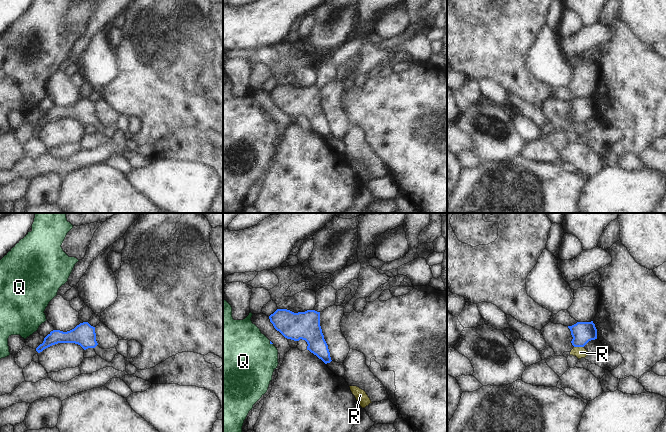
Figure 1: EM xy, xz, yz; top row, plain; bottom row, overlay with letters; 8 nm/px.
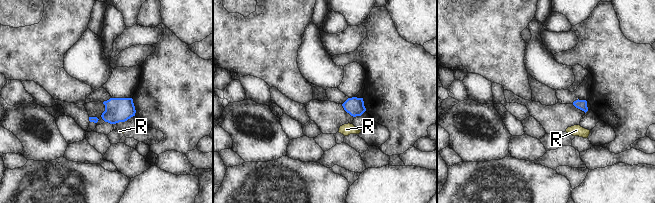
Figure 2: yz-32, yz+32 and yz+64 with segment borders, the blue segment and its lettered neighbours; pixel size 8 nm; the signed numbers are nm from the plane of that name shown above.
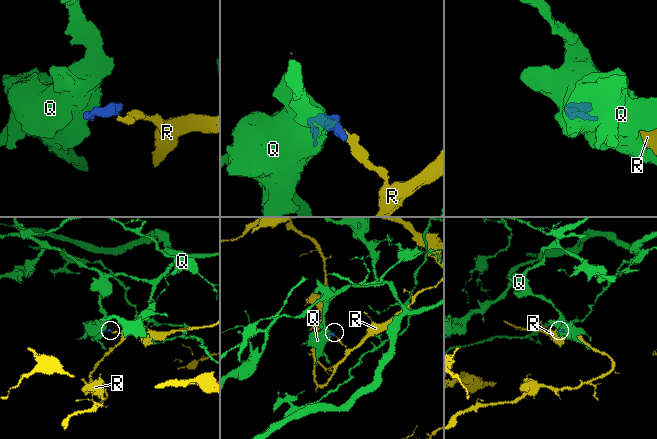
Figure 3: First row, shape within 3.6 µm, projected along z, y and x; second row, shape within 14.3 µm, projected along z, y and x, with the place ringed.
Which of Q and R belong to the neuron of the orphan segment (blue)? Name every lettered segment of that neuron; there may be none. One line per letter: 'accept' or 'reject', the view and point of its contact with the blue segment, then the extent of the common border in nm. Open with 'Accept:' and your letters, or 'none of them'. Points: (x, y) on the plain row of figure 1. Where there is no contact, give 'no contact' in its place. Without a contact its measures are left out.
Accept: none of them
Q: reject | xz (271, 119) | 40 nm
R: reject | yz (579, 122) | 80 nm

